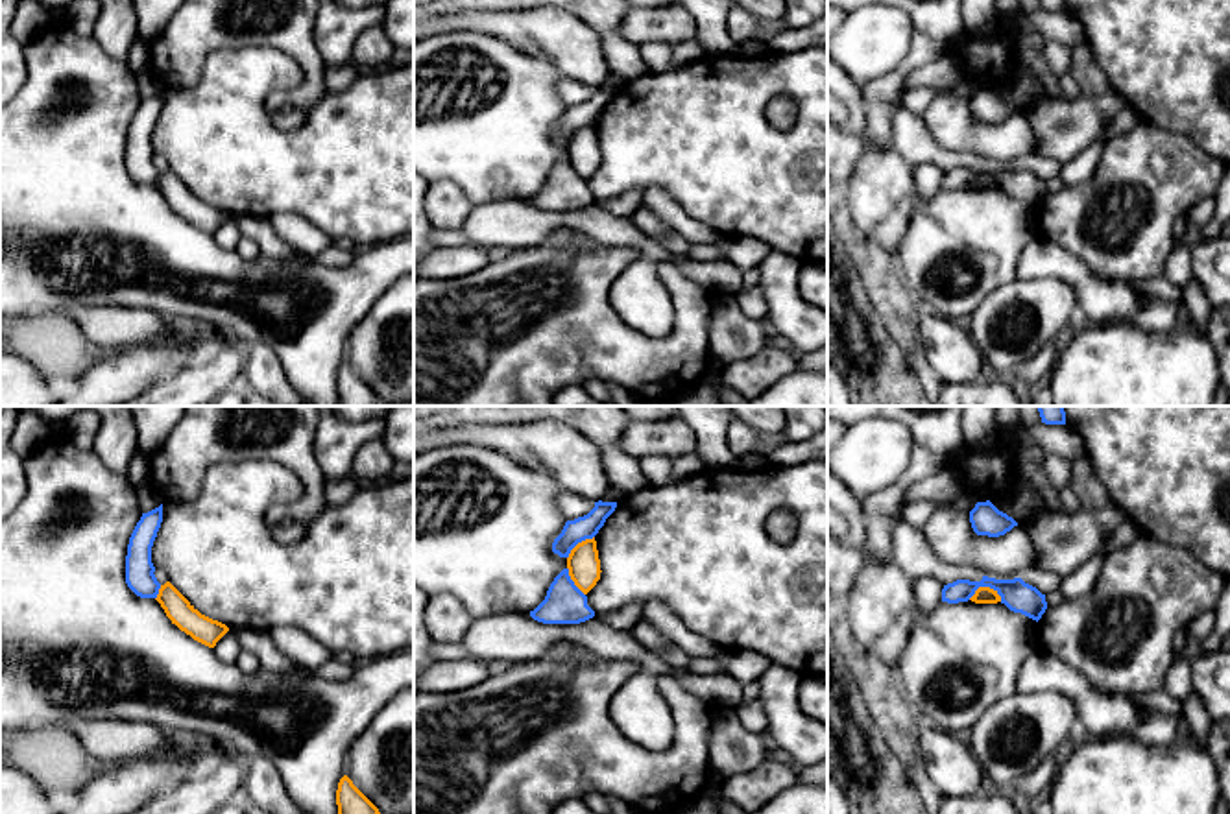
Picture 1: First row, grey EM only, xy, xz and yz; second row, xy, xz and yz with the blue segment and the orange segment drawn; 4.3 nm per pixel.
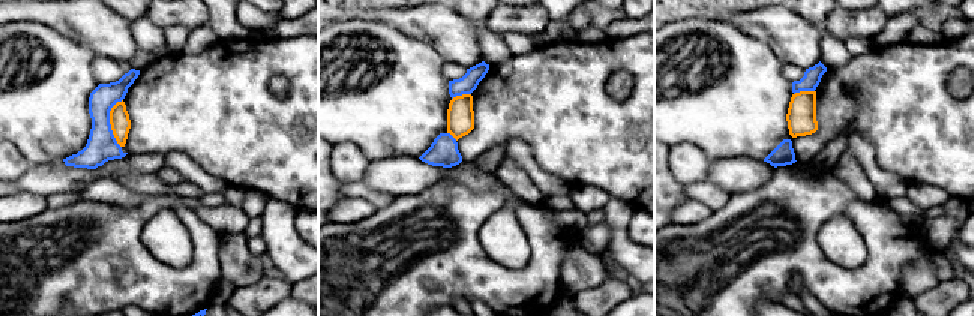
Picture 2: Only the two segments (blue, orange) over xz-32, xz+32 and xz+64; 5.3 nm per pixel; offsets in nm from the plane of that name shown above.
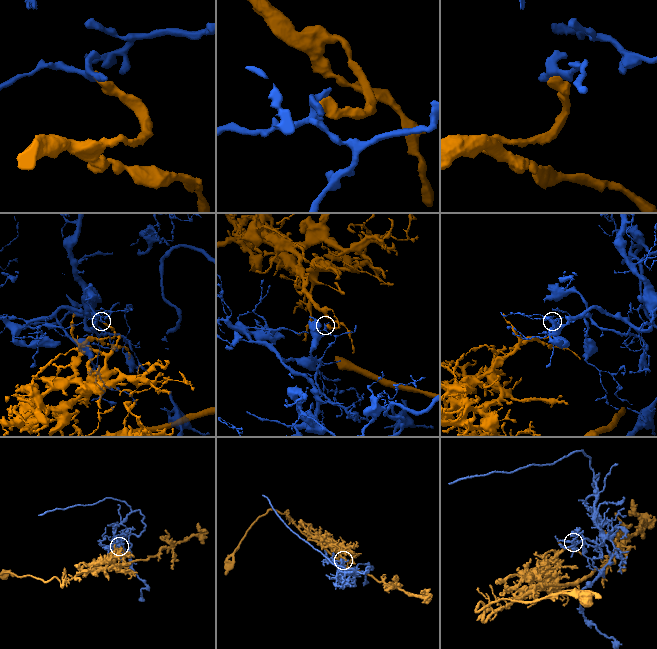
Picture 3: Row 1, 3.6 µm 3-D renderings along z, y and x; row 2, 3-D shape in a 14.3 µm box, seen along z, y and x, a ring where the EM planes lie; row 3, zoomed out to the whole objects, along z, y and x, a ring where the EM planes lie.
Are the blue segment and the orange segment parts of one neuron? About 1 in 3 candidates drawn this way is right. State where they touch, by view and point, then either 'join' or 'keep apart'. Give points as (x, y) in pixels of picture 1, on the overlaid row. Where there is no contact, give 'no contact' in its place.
meets blue in yz at (985, 586); keep apart

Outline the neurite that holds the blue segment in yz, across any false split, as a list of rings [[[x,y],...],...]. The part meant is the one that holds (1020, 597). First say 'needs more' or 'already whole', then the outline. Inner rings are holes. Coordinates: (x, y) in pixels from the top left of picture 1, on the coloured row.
already whole; [[[983,576],[981,581],[957,580],[944,585],[942,602],[968,602],[979,587],[994,589],[1001,596],[1001,604],[1005,604],[1010,611],[1021,613],[1036,622],[1047,609],[1045,594],[1042,594],[1036,587],[1025,583],[1021,578],[995,580]]]

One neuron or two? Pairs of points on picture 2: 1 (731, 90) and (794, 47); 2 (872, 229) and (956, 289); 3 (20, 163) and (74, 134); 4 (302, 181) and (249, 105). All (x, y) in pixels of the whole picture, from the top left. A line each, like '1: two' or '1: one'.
1: two
2: two
3: two
4: one

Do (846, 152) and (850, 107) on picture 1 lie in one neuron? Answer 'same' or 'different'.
same

